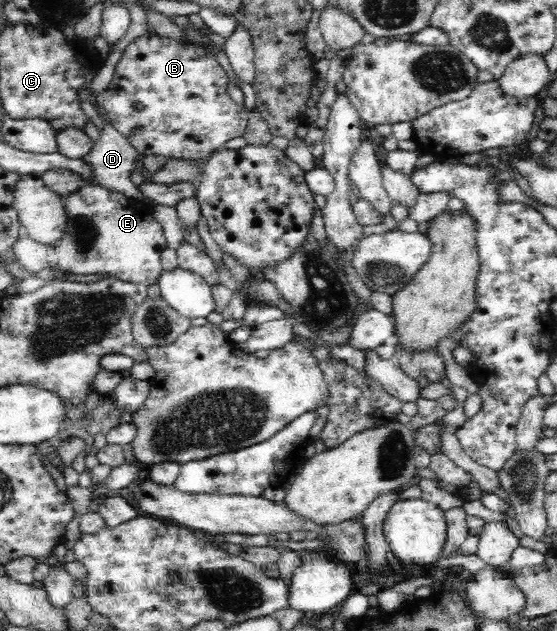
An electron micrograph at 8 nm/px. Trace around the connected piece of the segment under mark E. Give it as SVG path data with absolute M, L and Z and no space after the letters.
M84 184L79 191L68 195L64 200L66 210L65 235L55 243L54 249L58 257L58 265L65 271L91 275L91 273L109 273L112 278L105 281L123 281L135 285L153 285L162 273L162 251L167 247L166 237L160 223L151 213L151 206L119 192L95 184Z

